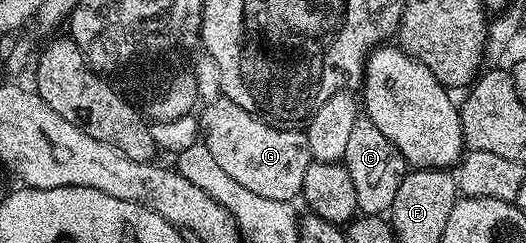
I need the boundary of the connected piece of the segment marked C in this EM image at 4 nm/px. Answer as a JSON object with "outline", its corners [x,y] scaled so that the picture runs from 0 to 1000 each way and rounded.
{"outline":[[[679,465],[673,494],[673,531],[658,588],[658,626],[650,654],[658,708],[665,708],[665,745],[673,753],[673,807],[681,807],[679,868],[684,881],[736,885],[749,840],[749,807],[757,807],[757,770],[762,765],[768,720],[778,712],[776,663],[726,560],[726,539],[711,514],[700,473]]]}

